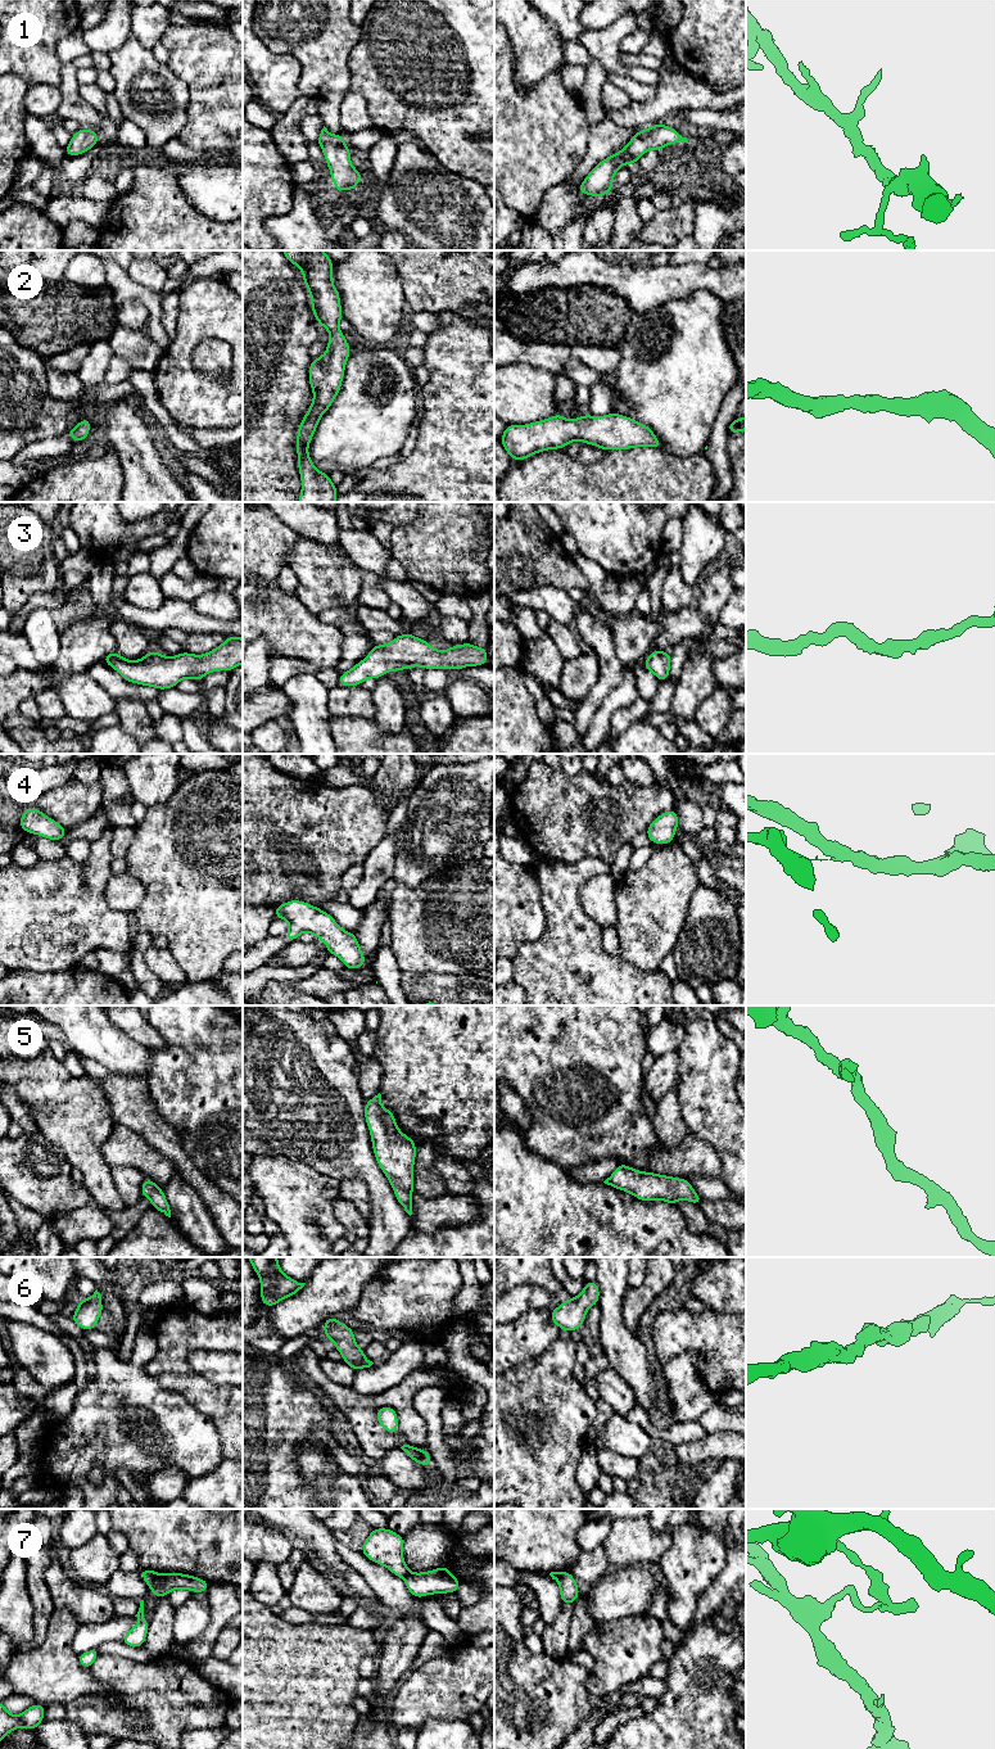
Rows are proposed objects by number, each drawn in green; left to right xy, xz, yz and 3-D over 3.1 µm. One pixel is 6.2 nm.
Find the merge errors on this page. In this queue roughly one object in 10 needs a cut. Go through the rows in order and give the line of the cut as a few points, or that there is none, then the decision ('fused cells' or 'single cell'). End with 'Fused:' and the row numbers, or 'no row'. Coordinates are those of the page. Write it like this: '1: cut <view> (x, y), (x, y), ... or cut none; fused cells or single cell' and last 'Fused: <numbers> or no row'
1: cut none; single cell
2: cut none; single cell
3: cut none; single cell
4: cut none; single cell
5: cut none; single cell
6: cut none; single cell
7: cut xy (157, 1573), (150, 1586); fused cells
Fused: 7

